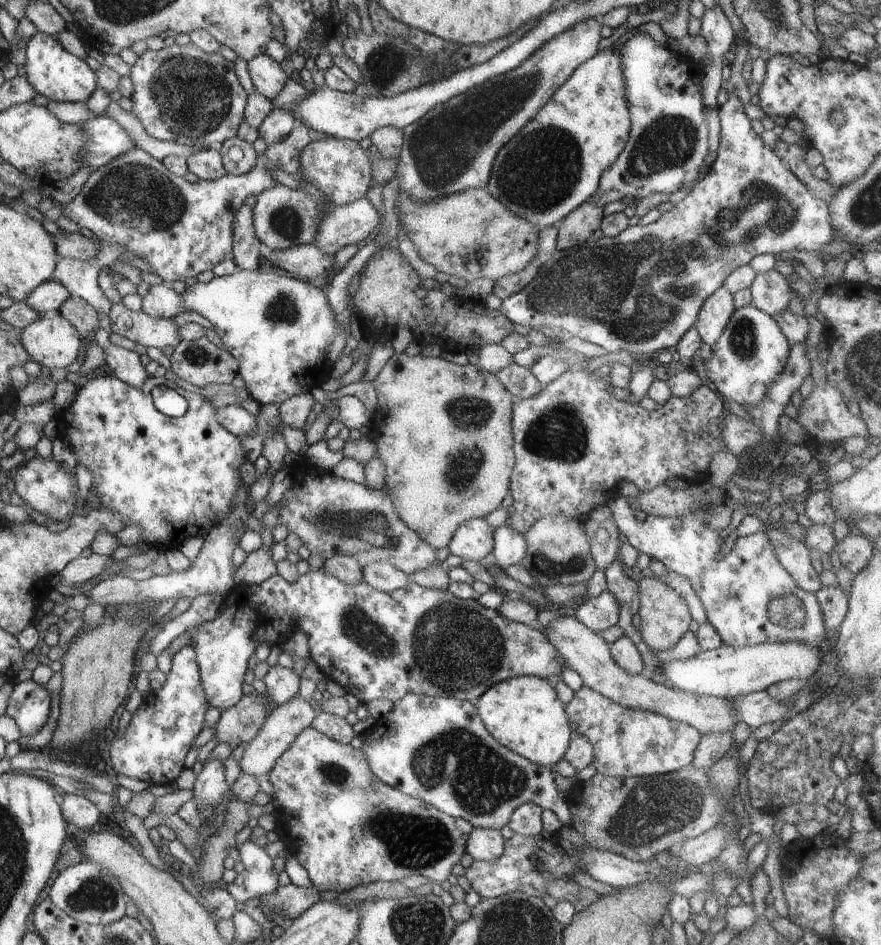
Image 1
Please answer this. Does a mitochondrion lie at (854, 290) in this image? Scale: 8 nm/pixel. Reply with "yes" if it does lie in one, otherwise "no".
no

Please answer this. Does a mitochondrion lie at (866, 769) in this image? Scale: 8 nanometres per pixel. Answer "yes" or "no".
no

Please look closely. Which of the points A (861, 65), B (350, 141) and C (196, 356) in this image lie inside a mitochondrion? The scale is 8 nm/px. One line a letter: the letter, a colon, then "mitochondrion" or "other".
A: other
B: other
C: mitochondrion

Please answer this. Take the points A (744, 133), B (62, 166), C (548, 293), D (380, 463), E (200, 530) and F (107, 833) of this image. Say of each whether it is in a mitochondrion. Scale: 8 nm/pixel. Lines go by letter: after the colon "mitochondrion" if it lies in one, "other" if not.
A: other
B: other
C: mitochondrion
D: other
E: other
F: other

